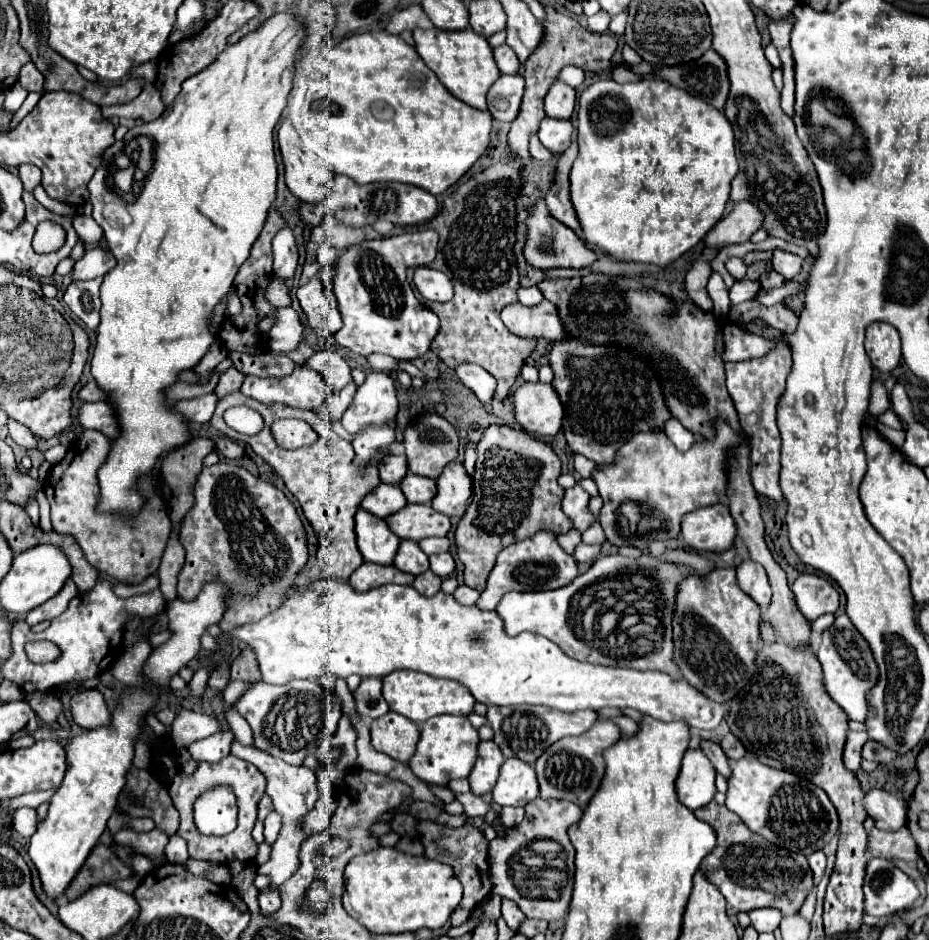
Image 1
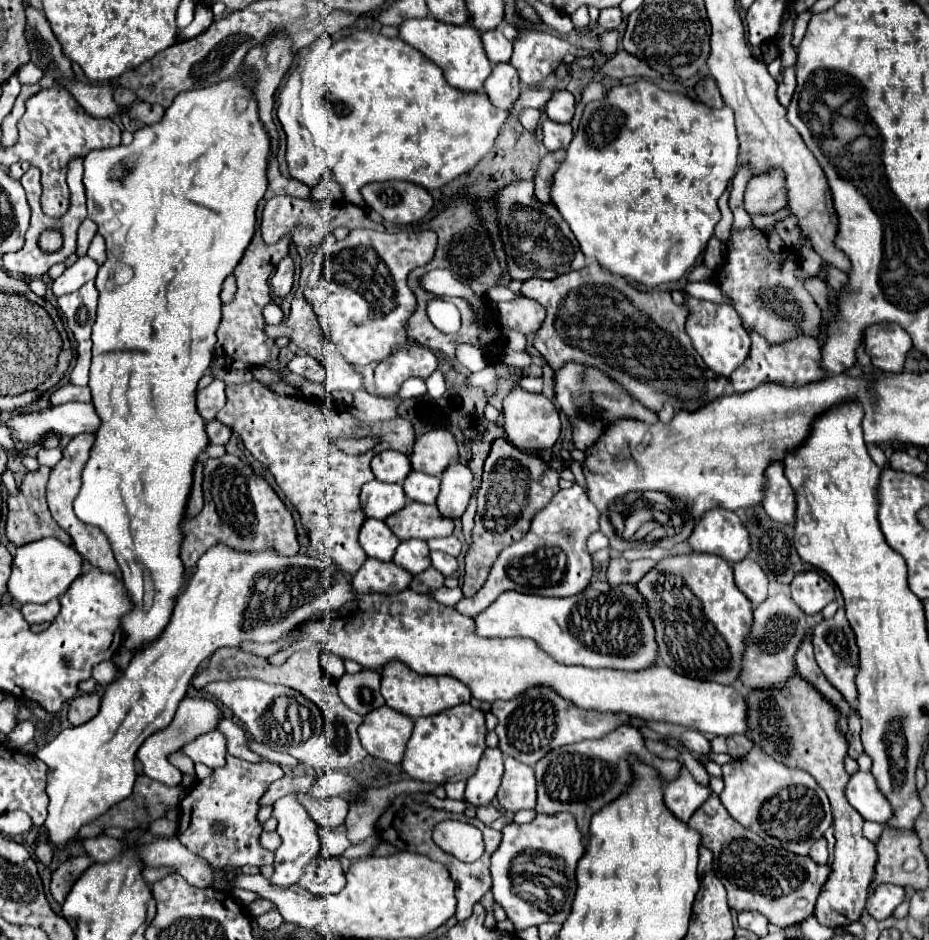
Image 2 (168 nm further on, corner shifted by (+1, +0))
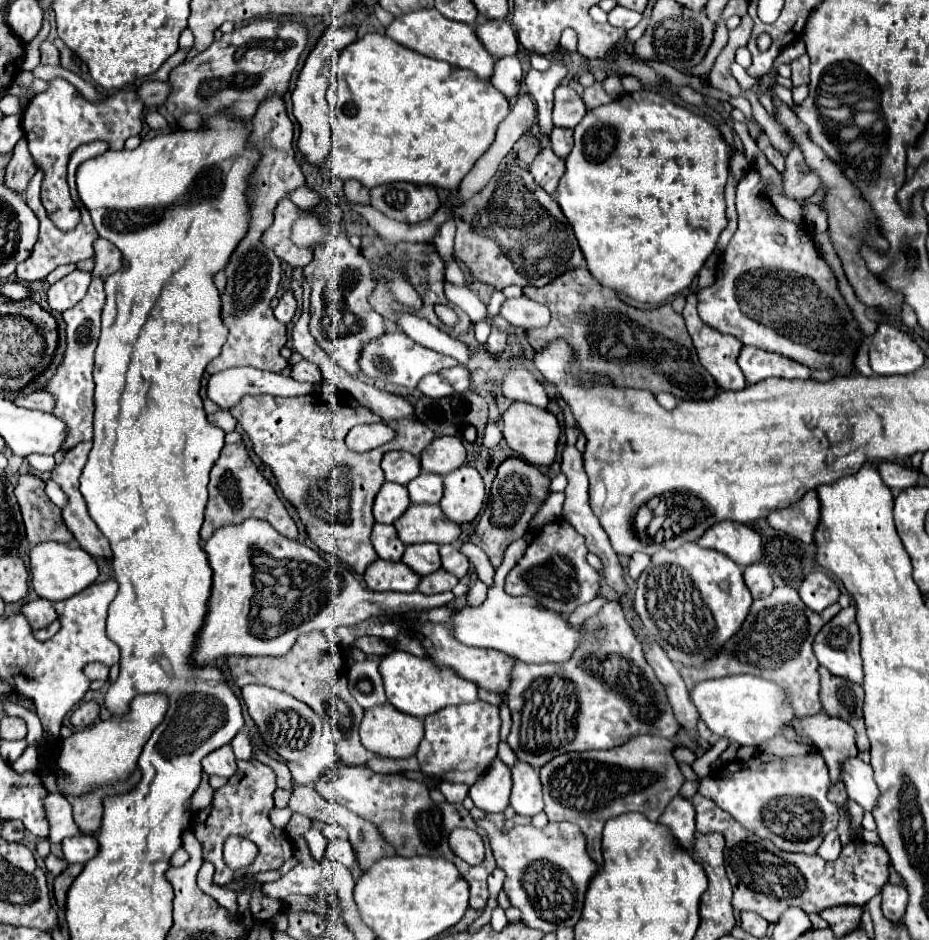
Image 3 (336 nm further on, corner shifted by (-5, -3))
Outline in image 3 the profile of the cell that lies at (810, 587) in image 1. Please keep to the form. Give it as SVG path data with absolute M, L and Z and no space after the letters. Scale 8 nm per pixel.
M820 571L810 573L802 581L798 593L800 593L800 599L806 603L806 607L810 607L816 613L820 613L828 605L836 603L838 595L840 595L838 585L834 583L834 579L828 577L826 573L820 573Z

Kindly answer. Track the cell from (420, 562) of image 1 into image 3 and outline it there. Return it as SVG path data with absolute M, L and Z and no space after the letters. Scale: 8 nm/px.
M416 543L408 545L402 561L414 569L418 575L430 575L442 567L440 555L438 555L438 545L436 543Z

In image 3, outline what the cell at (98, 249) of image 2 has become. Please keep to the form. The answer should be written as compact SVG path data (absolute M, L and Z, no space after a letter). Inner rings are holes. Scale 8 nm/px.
M96 279L90 283L86 297L76 307L62 313L62 317L68 319L64 361L56 367L56 373L42 387L42 391L54 395L54 399L56 399L52 413L66 423L66 439L64 439L62 451L72 449L82 441L92 441L92 413L94 413L92 367L94 367L94 349L96 349L98 337L100 337L100 313L104 307L104 297L106 297L104 283L102 283L102 279ZM74 321L76 321L76 325L74 325Z

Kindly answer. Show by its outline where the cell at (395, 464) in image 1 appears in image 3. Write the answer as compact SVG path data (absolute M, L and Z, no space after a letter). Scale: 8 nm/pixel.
M388 451L382 459L382 469L386 473L386 481L408 485L420 473L420 461L408 451Z

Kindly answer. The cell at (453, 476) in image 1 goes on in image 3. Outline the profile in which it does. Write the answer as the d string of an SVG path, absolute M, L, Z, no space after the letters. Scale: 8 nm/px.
M462 465L444 477L444 497L440 507L450 521L470 523L480 513L482 501L484 481L474 467Z

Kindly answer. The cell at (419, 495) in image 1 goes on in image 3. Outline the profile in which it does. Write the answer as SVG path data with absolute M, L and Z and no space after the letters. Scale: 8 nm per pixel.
M420 473L406 485L412 503L438 503L442 499L442 477L434 473Z

